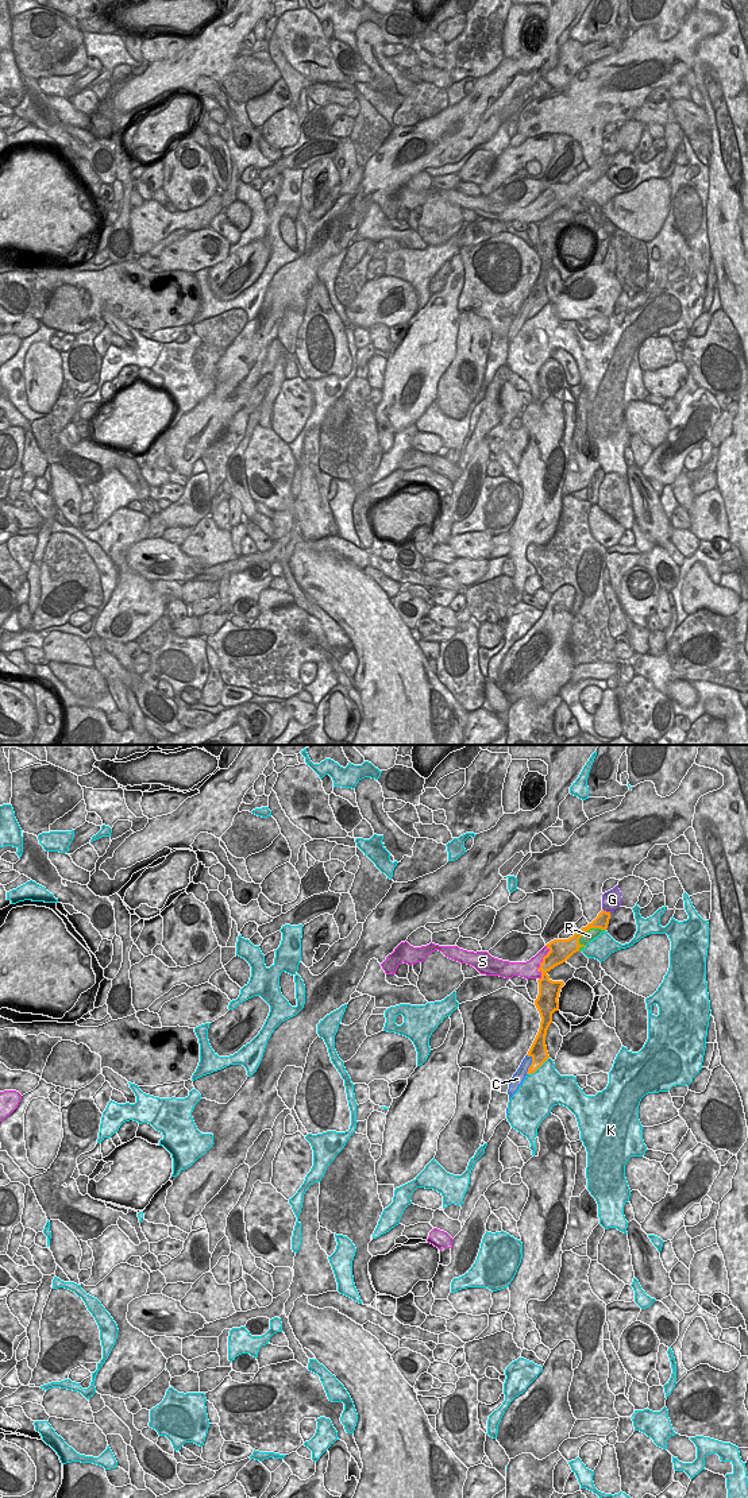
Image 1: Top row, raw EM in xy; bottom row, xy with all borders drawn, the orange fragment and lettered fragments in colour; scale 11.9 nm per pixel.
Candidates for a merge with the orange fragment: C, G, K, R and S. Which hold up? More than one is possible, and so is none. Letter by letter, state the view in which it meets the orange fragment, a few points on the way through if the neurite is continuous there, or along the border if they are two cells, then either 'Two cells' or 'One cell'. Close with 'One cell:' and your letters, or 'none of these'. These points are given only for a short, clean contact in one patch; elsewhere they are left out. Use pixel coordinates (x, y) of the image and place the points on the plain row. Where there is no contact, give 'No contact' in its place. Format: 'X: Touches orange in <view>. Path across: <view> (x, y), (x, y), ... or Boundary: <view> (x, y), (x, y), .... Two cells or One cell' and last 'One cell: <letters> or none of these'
C: Touches orange in xy. Path across: xy (538, 296), (531, 309), (517, 323). One cell
G: Touches orange in xy. Two cells
K: Touches orange in xy. Two cells
R: Touches orange in xy. Two cells
S: Touches orange in xy. Boundary: xy (546, 189), (548, 196), (538, 213), (540, 217), (539, 223). Two cells
One cell: C

